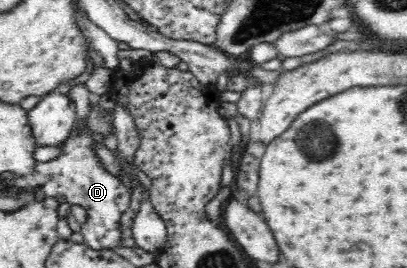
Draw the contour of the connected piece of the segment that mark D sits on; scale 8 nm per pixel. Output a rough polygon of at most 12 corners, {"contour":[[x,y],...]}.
{"contour":[[101,96],[37,163],[93,249],[121,246],[131,189],[97,153],[115,134]]}

